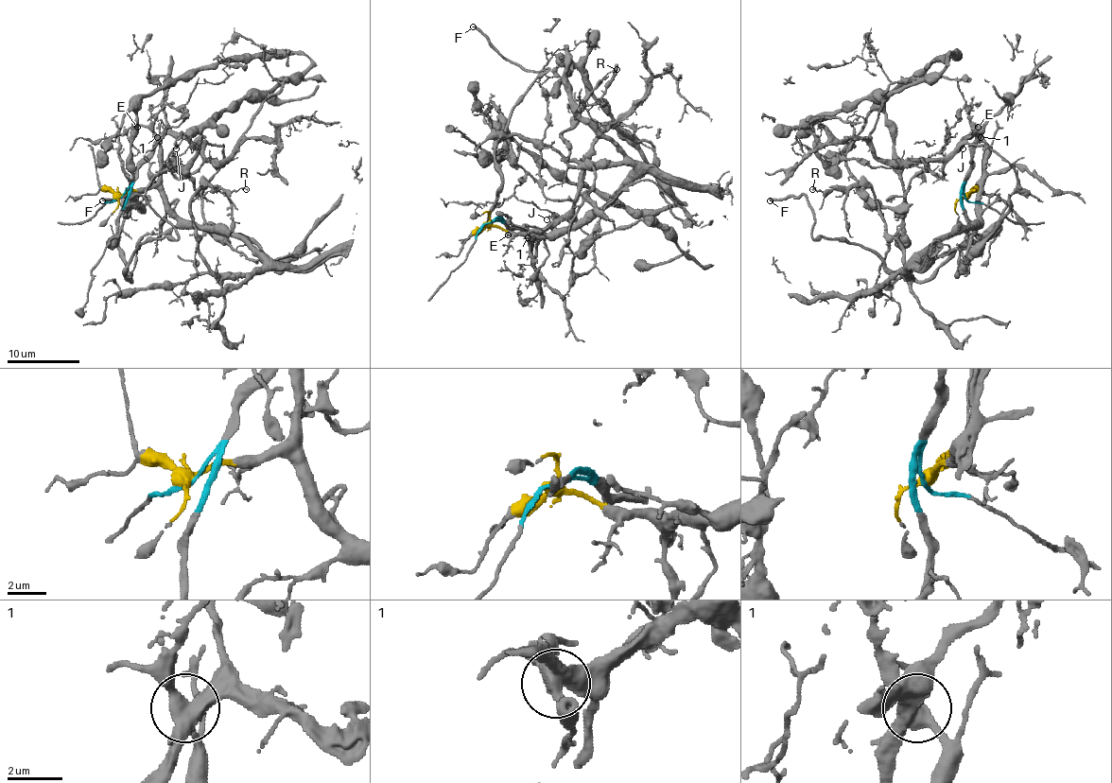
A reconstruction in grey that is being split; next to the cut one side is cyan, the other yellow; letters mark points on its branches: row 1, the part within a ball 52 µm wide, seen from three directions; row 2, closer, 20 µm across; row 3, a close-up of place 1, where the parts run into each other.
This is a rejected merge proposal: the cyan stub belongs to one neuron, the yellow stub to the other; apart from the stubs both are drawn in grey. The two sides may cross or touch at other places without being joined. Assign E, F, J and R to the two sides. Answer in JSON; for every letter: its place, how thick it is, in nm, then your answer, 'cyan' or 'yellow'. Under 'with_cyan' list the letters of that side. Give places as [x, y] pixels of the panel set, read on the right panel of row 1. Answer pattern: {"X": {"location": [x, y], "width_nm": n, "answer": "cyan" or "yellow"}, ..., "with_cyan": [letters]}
{"E": {"location": [978, 127], "width_nm": 200, "answer": "yellow"}, "F": {"location": [770, 200], "width_nm": 280, "answer": "cyan"}, "J": {"location": [963, 148], "width_nm": 110, "answer": "cyan"}, "R": {"location": [812, 189], "width_nm": 150, "answer": "yellow"}, "with_cyan": ["F", "J"]}

